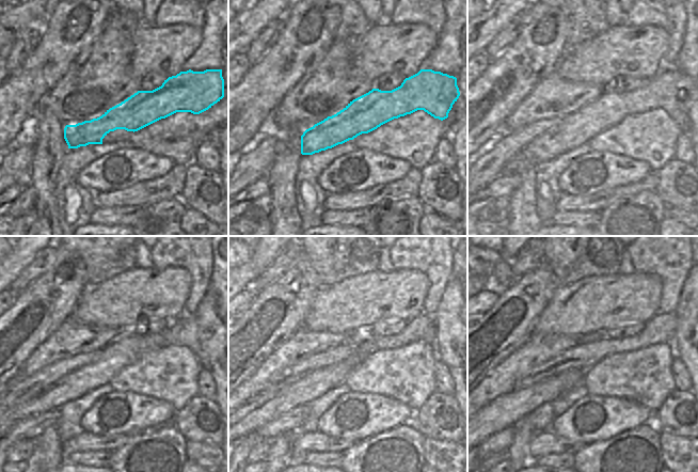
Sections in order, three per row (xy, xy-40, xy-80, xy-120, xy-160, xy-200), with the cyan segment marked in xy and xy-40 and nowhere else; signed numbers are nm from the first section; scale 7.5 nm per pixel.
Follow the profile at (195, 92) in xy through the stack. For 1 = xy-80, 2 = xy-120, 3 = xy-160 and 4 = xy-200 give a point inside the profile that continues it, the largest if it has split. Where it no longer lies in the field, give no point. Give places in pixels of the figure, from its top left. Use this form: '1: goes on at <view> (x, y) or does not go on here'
1: goes on at xy-80 (611, 108)
2: goes on at xy-120 (126, 349)
3: goes on at xy-160 (259, 410)
4: goes on at xy-200 (506, 410)

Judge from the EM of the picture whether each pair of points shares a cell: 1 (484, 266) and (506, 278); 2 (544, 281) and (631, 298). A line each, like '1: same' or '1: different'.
1: same
2: different

